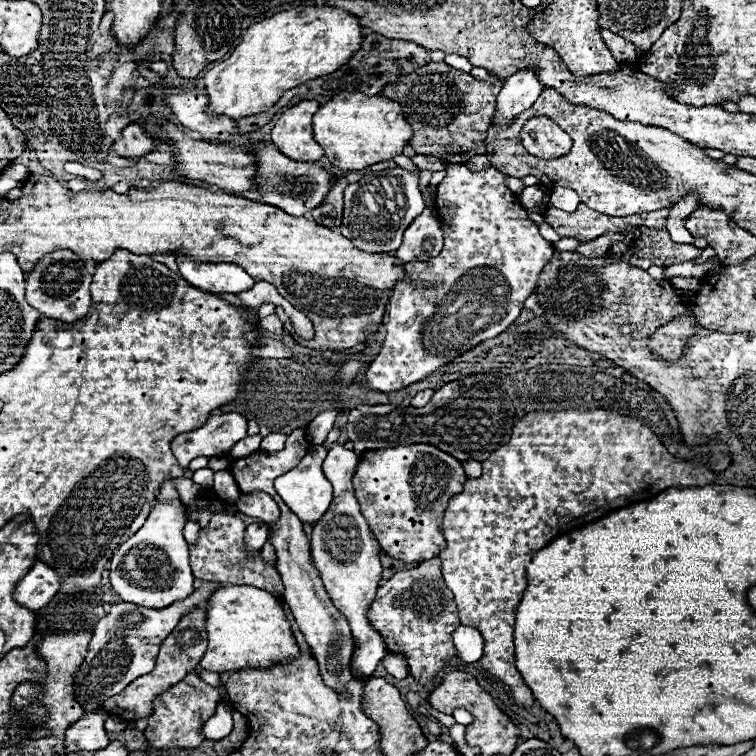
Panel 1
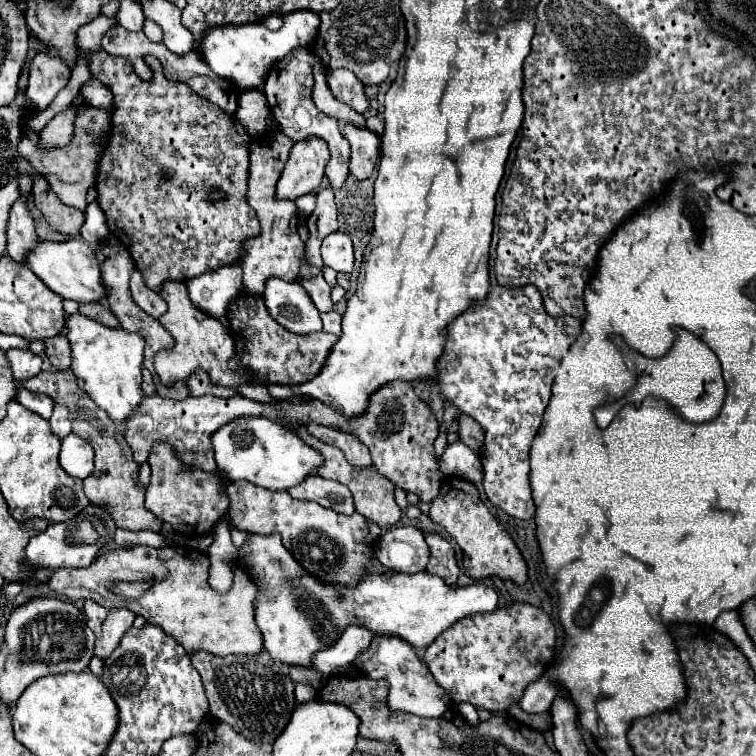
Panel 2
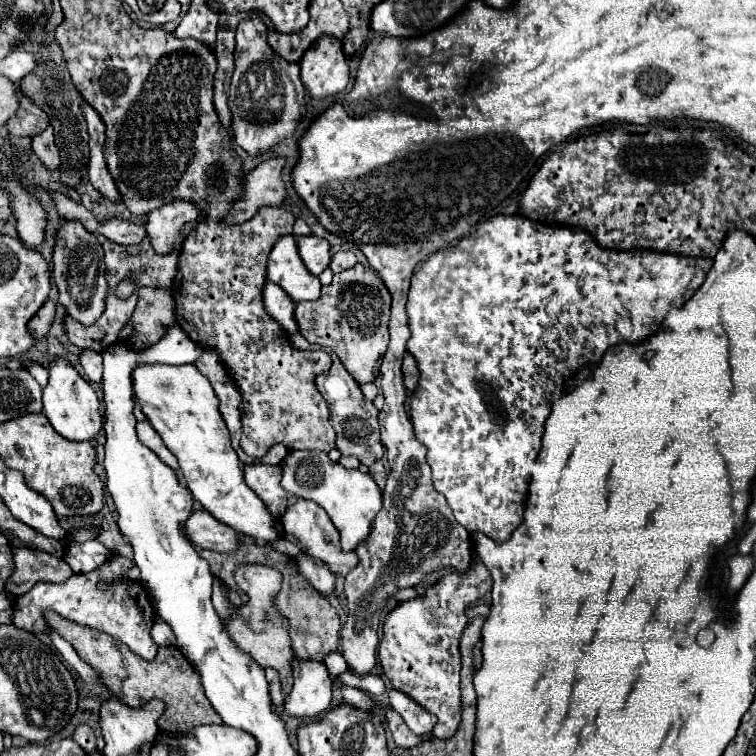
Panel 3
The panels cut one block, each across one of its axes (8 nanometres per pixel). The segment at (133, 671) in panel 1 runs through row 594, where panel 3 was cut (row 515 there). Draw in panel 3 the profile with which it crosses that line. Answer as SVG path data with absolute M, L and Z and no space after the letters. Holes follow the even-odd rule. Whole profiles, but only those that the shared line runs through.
M204 510L192 512L190 518L180 526L180 530L198 548L234 552L240 544L240 534L236 534L234 530L228 530L226 524L220 524L212 514Z

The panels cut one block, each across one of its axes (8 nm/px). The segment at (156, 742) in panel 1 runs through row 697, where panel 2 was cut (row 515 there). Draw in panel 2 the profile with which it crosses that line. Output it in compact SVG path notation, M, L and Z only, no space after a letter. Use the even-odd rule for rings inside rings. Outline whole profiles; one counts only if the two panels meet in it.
M156 442L152 446L148 462L152 468L152 478L146 488L146 508L160 520L172 524L178 534L190 538L208 534L218 524L218 520L224 518L230 506L230 498L226 496L222 480L216 472L204 472L196 466L184 464L176 450L164 442Z

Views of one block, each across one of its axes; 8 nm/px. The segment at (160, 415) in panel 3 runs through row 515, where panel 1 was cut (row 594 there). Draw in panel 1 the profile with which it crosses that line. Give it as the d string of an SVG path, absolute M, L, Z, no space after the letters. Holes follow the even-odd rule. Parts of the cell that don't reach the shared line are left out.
M220 584L208 600L206 632L208 650L200 666L204 666L204 670L216 670L218 674L244 666L272 666L272 662L284 662L296 656L298 650L280 602L254 586Z

